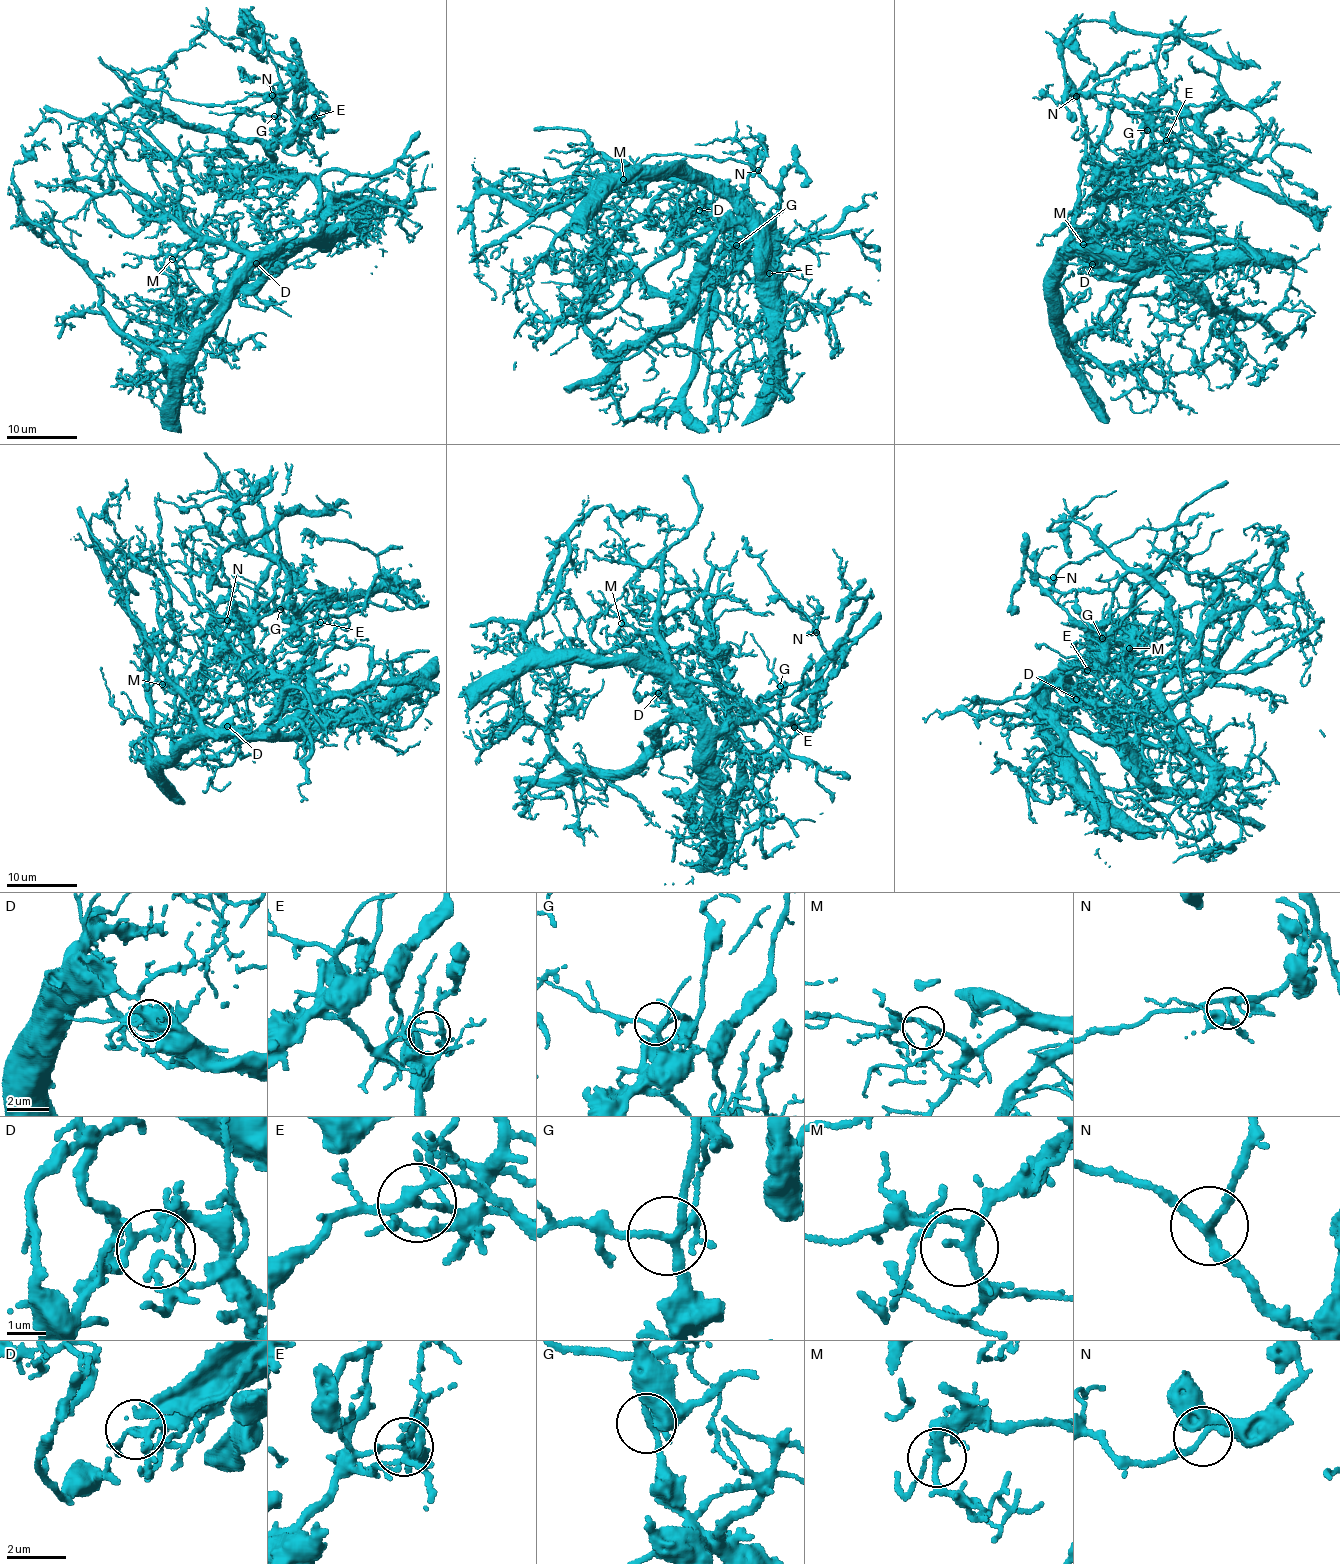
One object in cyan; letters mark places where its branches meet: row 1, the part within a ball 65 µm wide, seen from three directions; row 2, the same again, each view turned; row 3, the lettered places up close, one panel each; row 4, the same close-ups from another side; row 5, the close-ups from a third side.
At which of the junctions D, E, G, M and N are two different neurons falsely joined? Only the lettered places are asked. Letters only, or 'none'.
E

